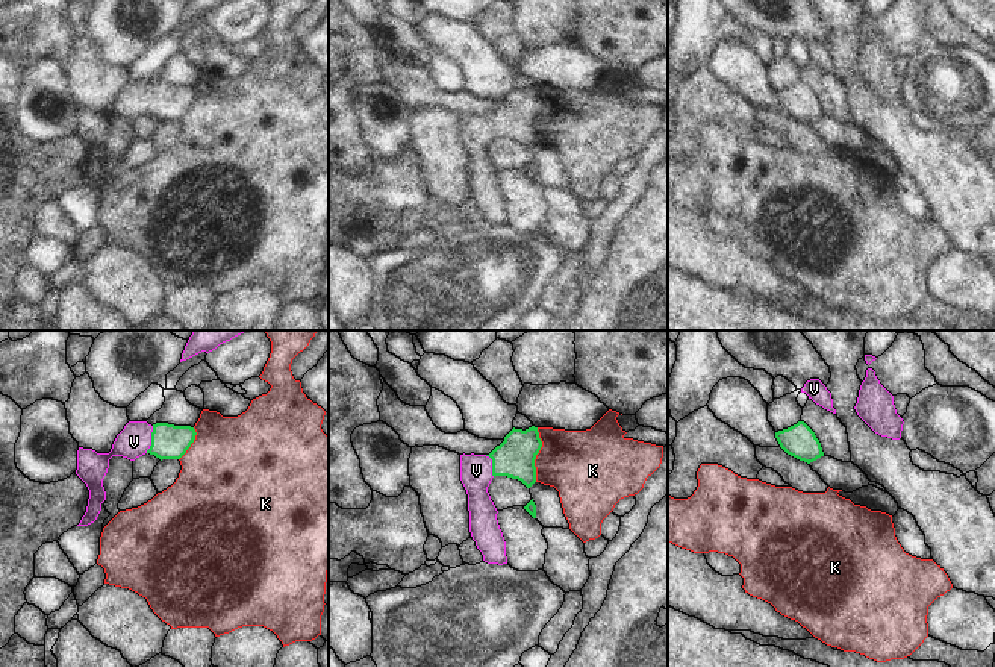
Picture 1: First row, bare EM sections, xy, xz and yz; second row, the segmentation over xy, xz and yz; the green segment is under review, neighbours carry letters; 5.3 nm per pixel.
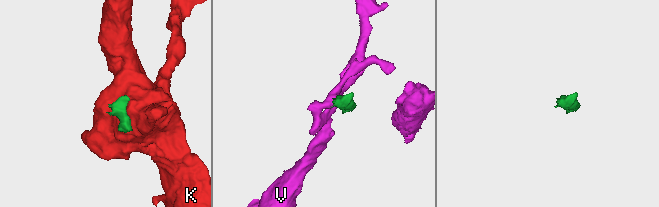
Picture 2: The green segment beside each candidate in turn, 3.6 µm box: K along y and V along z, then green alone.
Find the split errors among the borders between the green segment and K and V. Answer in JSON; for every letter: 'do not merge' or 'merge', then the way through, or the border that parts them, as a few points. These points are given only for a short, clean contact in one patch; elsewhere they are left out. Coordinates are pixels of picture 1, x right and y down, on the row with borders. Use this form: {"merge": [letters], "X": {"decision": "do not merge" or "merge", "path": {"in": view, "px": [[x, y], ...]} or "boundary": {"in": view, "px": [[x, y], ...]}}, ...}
{"merge": ["V"], "K": {"decision": "do not merge"}, "V": {"decision": "merge", "path": {"in": "xy", "px": [[168, 441], [152, 440], [134, 441]]}}}

